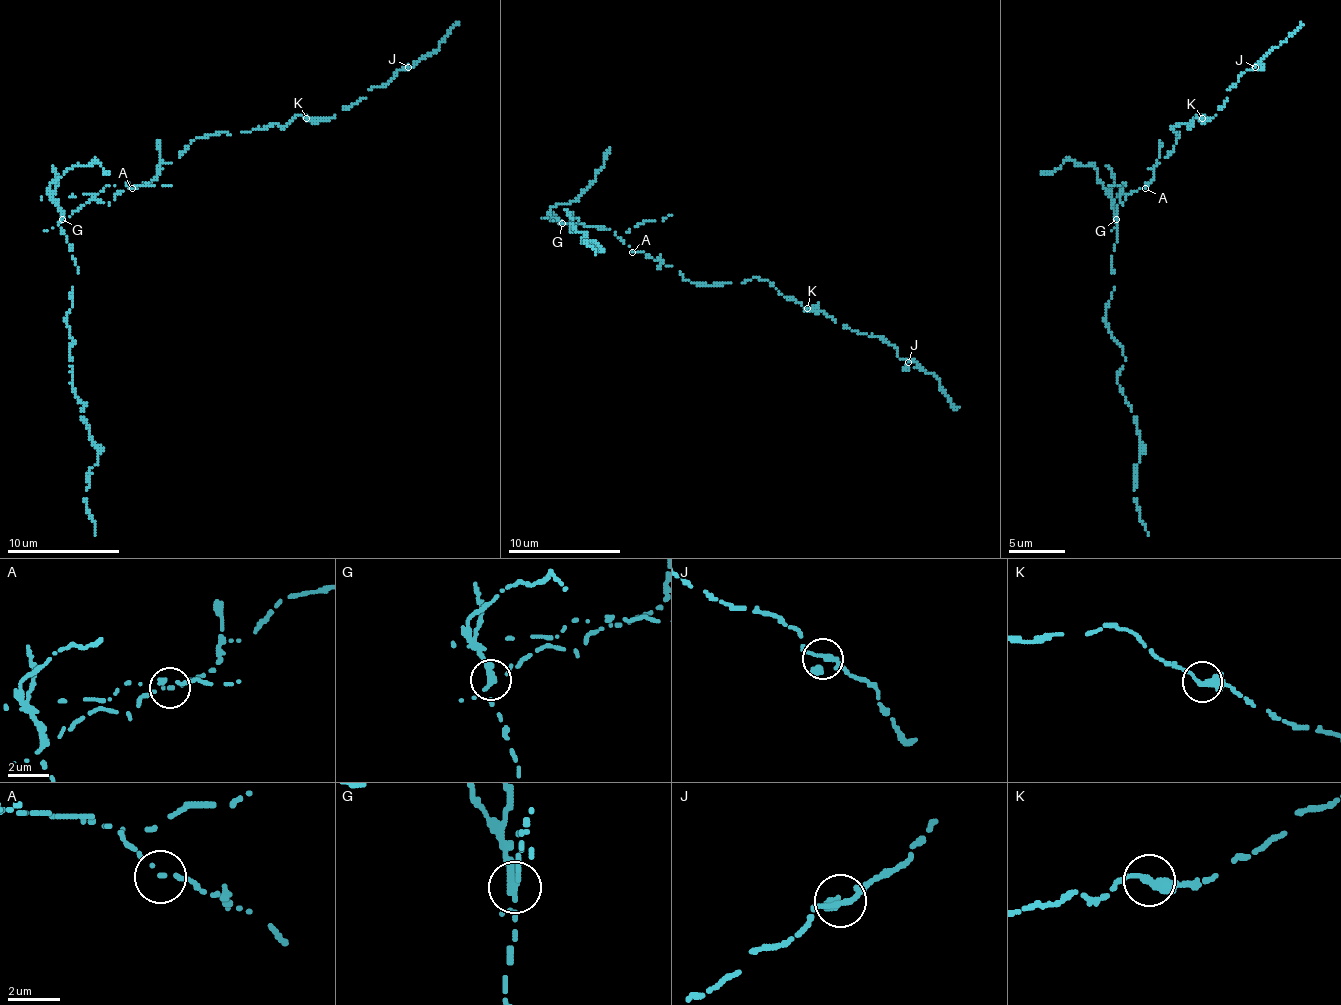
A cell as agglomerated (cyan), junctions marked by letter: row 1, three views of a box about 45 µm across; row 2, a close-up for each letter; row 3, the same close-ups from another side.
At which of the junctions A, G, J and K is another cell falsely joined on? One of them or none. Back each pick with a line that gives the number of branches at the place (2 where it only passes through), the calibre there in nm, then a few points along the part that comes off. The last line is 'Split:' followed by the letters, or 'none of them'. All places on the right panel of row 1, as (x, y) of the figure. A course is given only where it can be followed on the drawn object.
G: 2 branches meet; 280 nm thick; foreign part runs (1117, 219), (1114, 290), (1106, 326), (1125, 357), (1117, 383), (1134, 420), (1140, 451), (1134, 501), (1148, 535)
Split: G

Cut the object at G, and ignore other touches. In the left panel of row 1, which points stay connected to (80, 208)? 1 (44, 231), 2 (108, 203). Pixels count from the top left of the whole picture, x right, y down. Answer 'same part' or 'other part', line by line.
1: same part
2: same part

